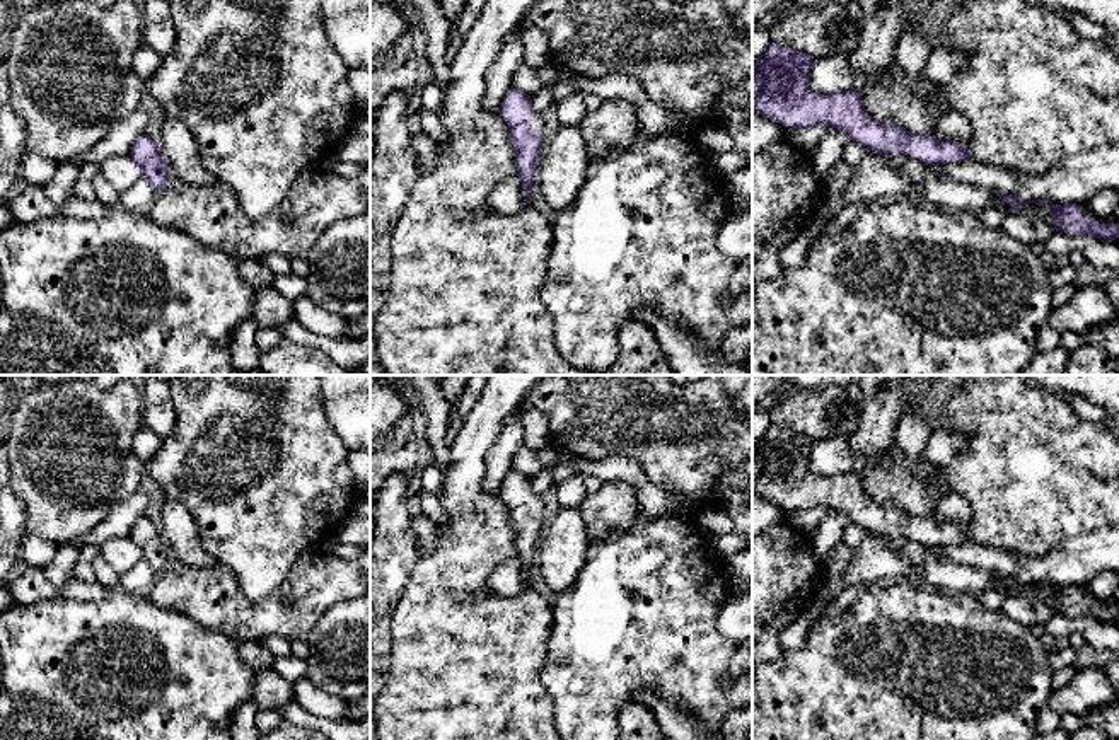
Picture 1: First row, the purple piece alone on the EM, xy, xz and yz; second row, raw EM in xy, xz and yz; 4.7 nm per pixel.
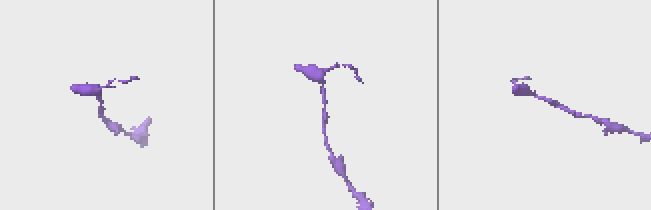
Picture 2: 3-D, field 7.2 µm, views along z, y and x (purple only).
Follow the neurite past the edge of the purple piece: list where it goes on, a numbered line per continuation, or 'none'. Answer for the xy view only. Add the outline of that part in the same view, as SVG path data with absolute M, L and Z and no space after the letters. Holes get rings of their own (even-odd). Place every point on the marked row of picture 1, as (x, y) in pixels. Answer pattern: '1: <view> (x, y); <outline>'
none

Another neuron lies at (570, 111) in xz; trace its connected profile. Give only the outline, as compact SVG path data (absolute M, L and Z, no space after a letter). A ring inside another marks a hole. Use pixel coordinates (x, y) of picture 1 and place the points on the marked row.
M580 92L554 102L554 106L556 118L561 126L580 126L582 119L588 113L583 104L583 95Z

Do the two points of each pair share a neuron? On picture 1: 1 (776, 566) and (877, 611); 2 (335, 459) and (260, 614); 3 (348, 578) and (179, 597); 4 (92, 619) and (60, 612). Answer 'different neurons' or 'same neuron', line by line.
1: different neurons
2: different neurons
3: same neuron
4: same neuron

